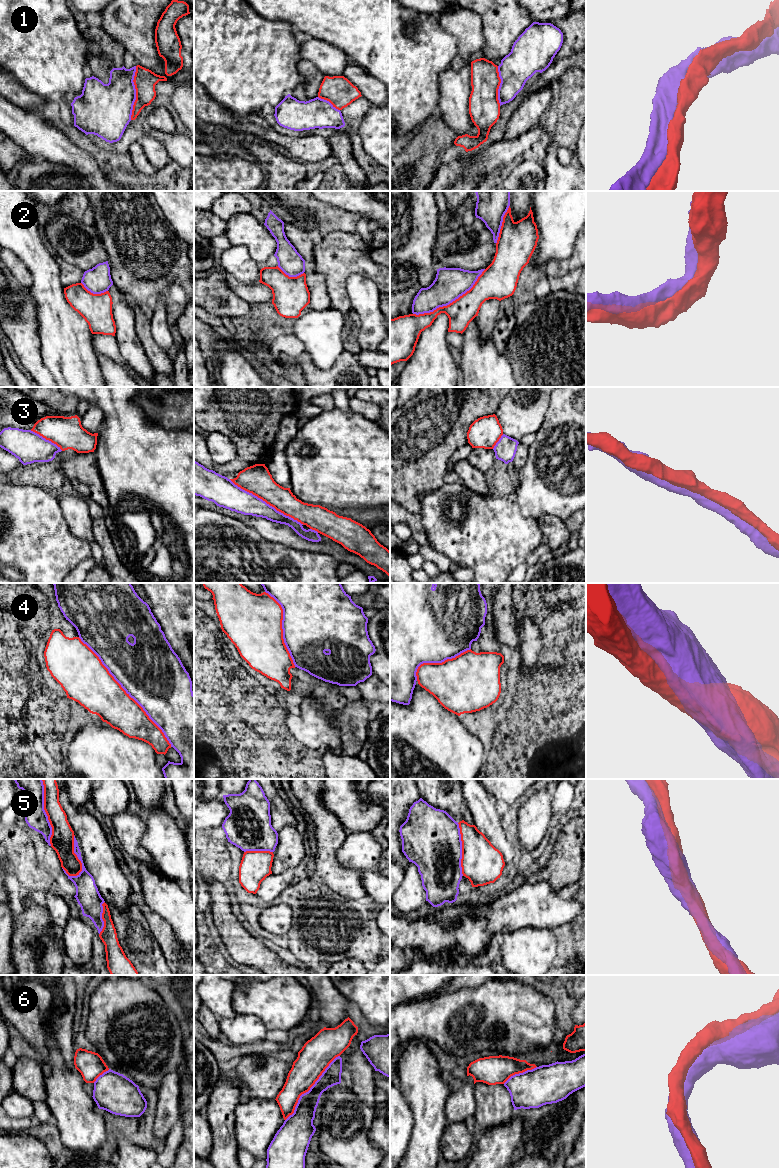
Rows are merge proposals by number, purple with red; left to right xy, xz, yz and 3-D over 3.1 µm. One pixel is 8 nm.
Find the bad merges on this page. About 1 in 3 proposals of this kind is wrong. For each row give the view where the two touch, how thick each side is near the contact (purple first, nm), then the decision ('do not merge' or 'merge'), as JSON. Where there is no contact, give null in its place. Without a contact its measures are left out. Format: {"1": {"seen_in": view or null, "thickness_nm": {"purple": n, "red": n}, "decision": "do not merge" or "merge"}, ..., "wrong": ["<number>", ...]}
{"1": {"seen_in": "xy", "thickness_nm": {"purple": 380, "red": 180}, "decision": "merge"}, "2": {"seen_in": "yz", "thickness_nm": {"purple": 260, "red": 220}, "decision": "merge"}, "3": {"seen_in": "xz", "thickness_nm": {"purple": 190, "red": 240}, "decision": "merge"}, "4": {"seen_in": "xy", "thickness_nm": {"purple": 500, "red": 340}, "decision": "do not merge"}, "5": {"seen_in": "xy", "thickness_nm": {"purple": 180, "red": 190}, "decision": "do not merge"}, "6": {"seen_in": "xz", "thickness_nm": {"purple": 170, "red": 240}, "decision": "merge"}, "wrong": ["4", "5"]}

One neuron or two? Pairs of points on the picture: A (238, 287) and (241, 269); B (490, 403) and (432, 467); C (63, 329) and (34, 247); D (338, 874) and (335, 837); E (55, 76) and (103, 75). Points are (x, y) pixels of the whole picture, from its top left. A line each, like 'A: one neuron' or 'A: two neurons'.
A: two neurons
B: one neuron
C: one neuron
D: one neuron
E: two neurons

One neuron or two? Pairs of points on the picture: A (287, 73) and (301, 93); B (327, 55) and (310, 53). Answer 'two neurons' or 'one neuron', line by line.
A: two neurons
B: one neuron

